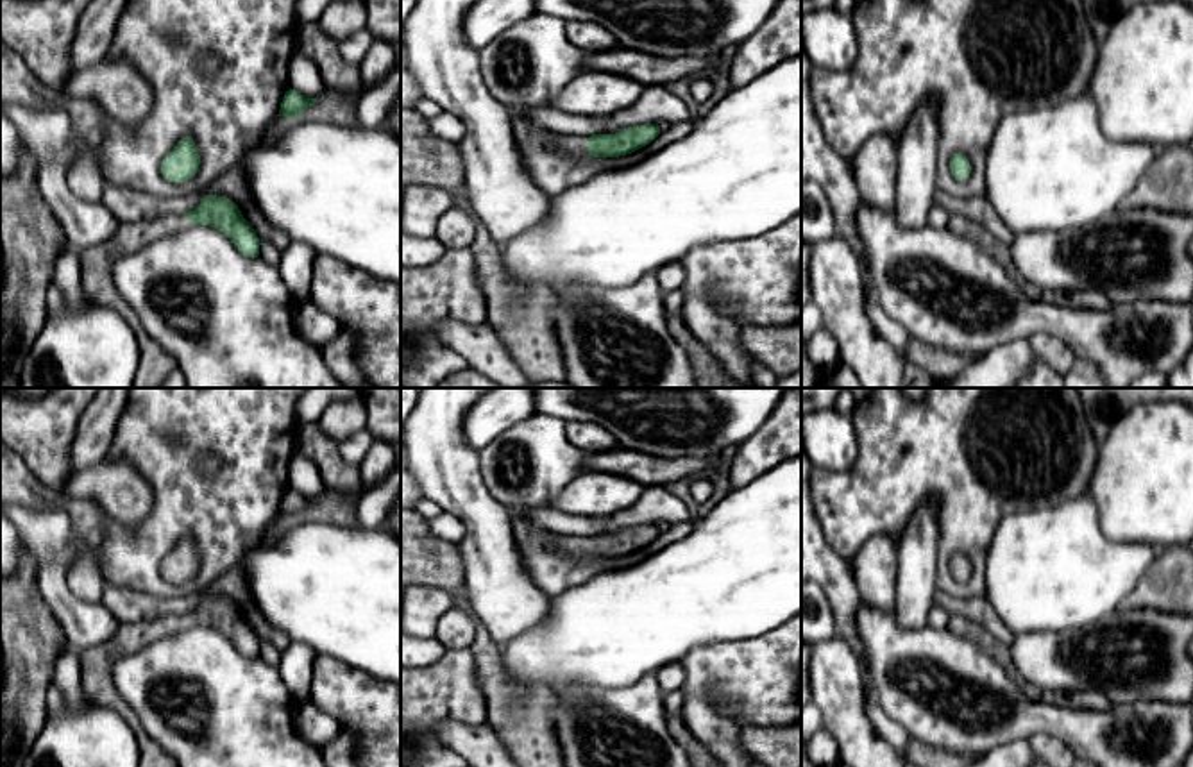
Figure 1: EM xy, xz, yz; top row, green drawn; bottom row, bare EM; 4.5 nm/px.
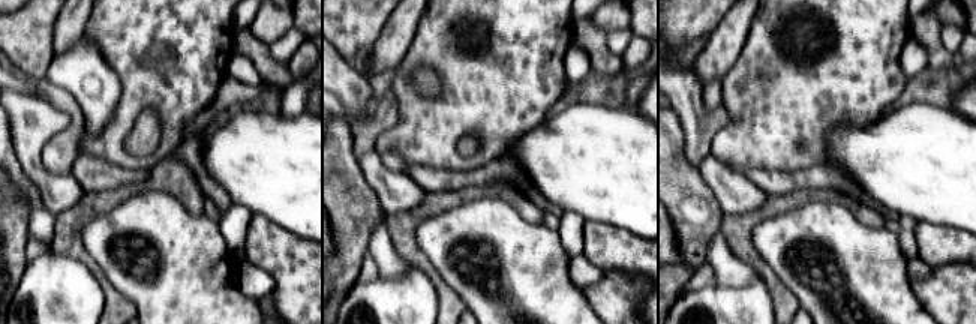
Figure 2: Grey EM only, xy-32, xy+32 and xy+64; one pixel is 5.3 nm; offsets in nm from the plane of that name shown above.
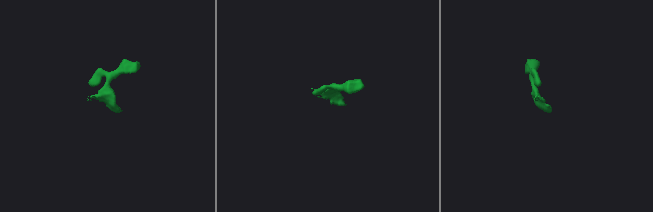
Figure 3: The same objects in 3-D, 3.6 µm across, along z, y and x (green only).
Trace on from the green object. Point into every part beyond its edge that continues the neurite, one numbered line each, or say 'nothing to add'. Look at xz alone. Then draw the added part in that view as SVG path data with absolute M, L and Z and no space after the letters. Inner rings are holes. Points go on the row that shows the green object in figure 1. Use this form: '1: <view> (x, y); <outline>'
1: xz (578, 147); M556 136L556 148L576 157L590 157L585 138Z

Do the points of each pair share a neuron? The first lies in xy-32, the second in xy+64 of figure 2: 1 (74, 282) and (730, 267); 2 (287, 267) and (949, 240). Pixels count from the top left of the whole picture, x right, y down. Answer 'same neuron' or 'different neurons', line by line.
1: different neurons
2: same neuron

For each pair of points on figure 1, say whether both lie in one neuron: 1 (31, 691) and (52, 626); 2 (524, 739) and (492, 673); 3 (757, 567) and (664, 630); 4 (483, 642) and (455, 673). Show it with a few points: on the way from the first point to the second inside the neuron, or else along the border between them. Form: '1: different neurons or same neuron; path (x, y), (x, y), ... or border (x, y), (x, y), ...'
1: same neuron; path (31, 674), (31, 648), (36, 642)
2: same neuron; path (523, 723), (499, 689)
3: same neuron; path (734, 578), (707, 587), (687, 606)
4: different neurons; border (469, 648), (474, 658), (476, 682), (483, 694)

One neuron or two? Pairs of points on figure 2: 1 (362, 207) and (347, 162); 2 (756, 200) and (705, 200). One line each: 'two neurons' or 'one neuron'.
1: one neuron
2: two neurons

